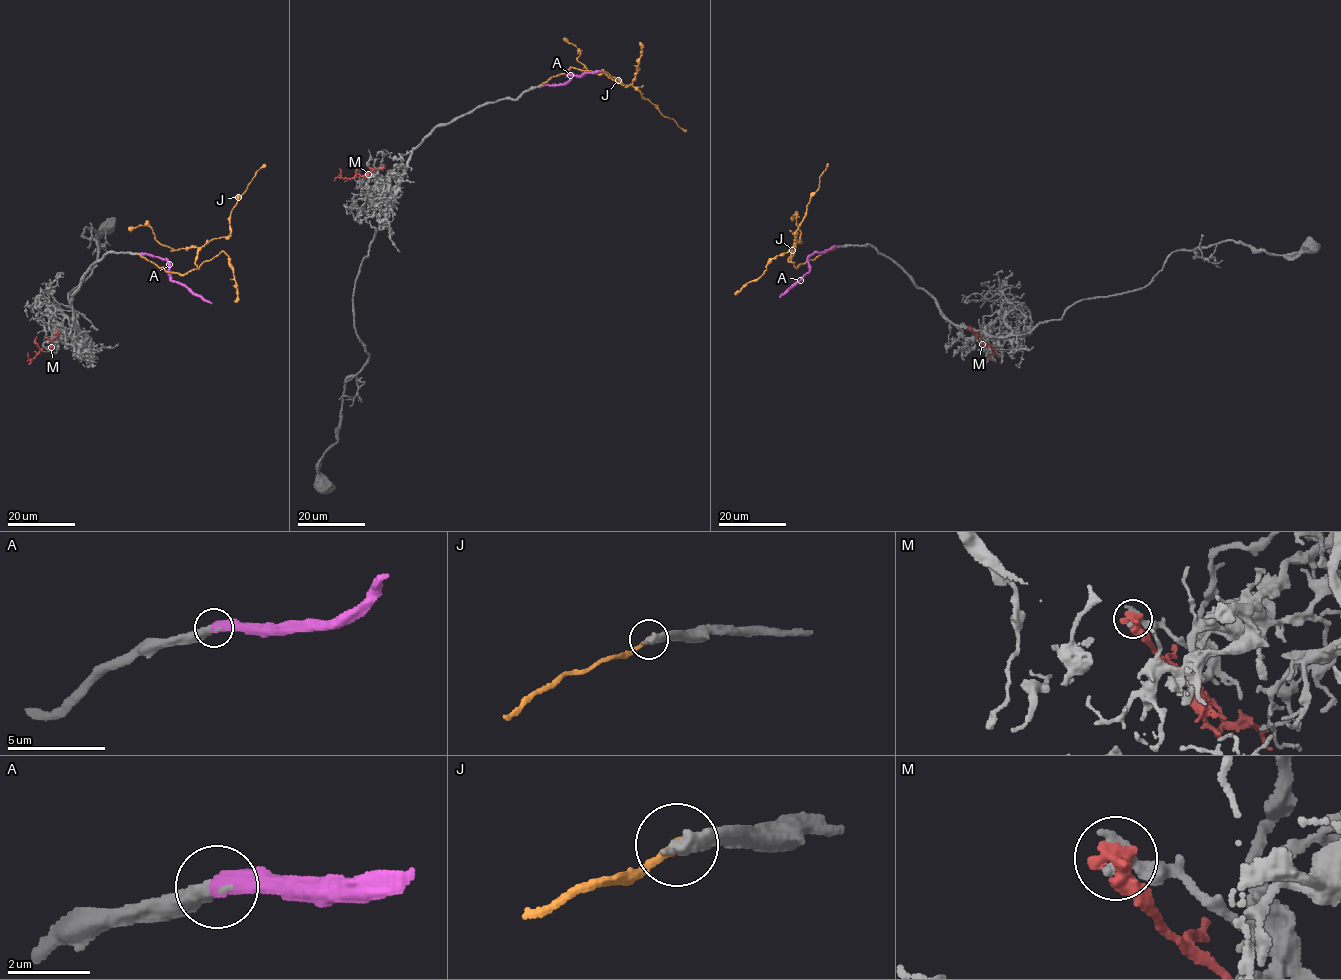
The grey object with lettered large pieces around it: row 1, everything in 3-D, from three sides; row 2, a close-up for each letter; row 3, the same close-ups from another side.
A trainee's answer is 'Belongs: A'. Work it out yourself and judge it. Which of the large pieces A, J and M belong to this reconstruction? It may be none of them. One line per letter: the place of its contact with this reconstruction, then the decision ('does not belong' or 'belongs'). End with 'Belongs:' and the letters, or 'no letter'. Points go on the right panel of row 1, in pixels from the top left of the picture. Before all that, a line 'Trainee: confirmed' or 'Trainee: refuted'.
Trainee: confirmed
A: (836, 247) | belongs
J: (837, 247) | does not belong
M: (970, 328) | does not belong
Belongs: A

